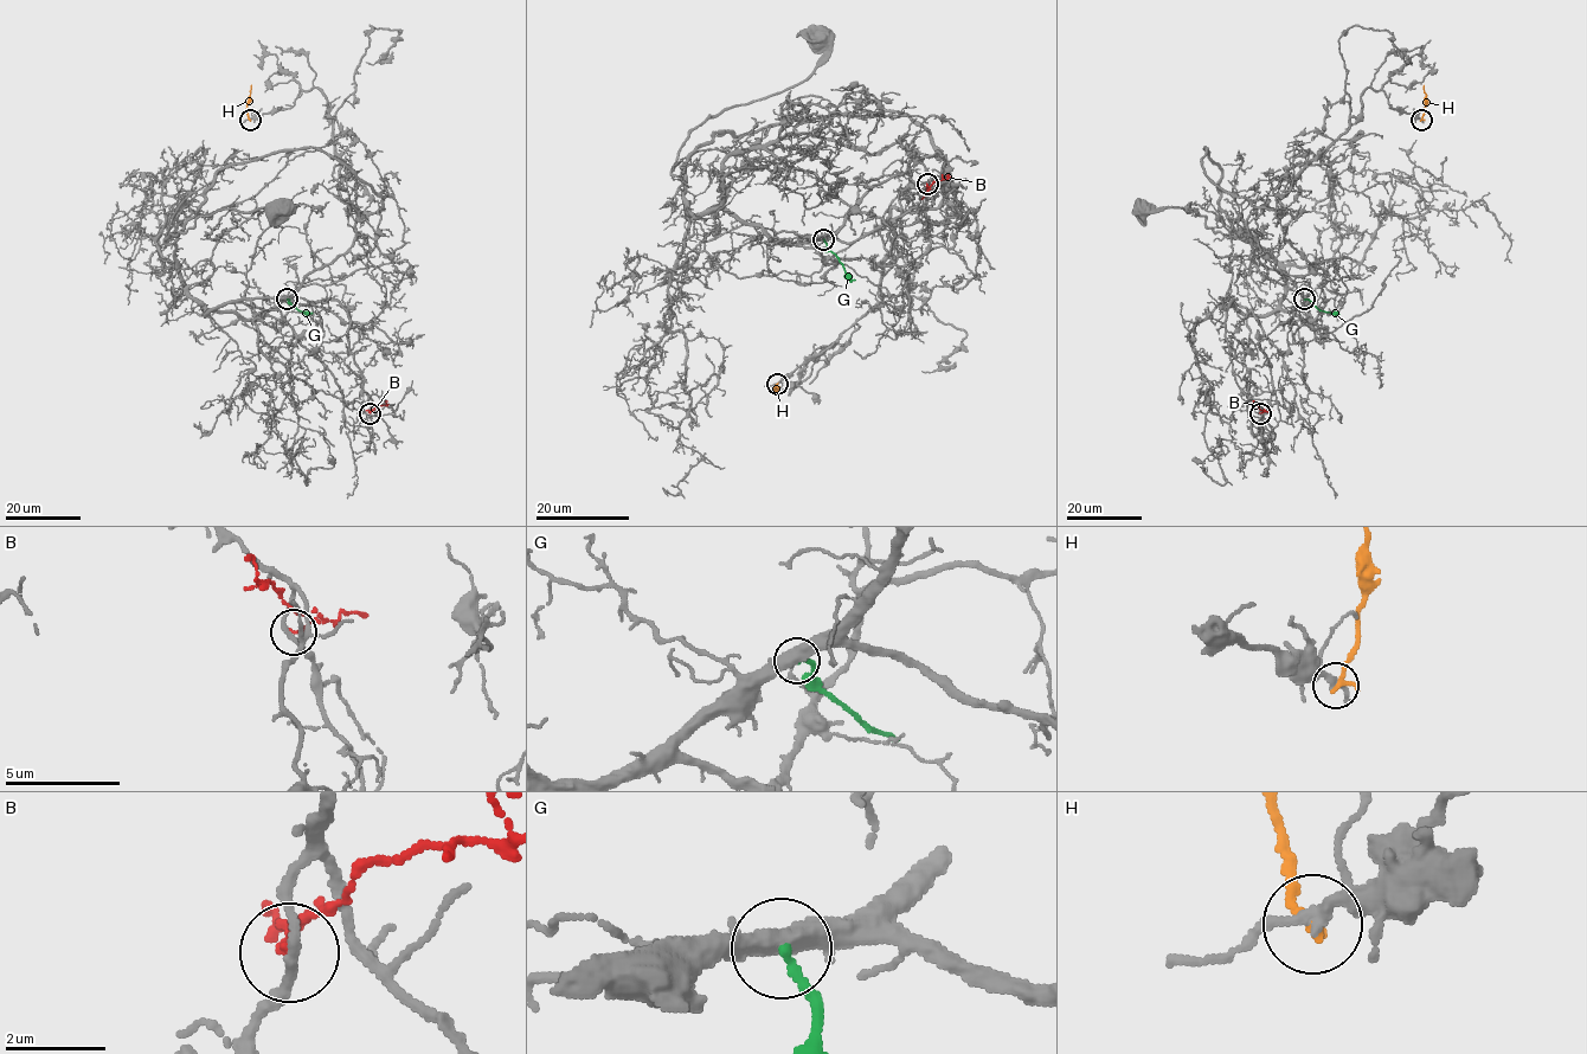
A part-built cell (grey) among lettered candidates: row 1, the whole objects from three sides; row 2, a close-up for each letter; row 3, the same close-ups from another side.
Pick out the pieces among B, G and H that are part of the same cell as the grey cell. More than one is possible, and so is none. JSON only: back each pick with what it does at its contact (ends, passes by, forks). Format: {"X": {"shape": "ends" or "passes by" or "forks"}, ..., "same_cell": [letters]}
{"same_cell": []}

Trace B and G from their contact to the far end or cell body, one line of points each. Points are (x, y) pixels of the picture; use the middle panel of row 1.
B: (927, 184), (929, 187), (949, 174)
G: (823, 238), (846, 272), (855, 280)

